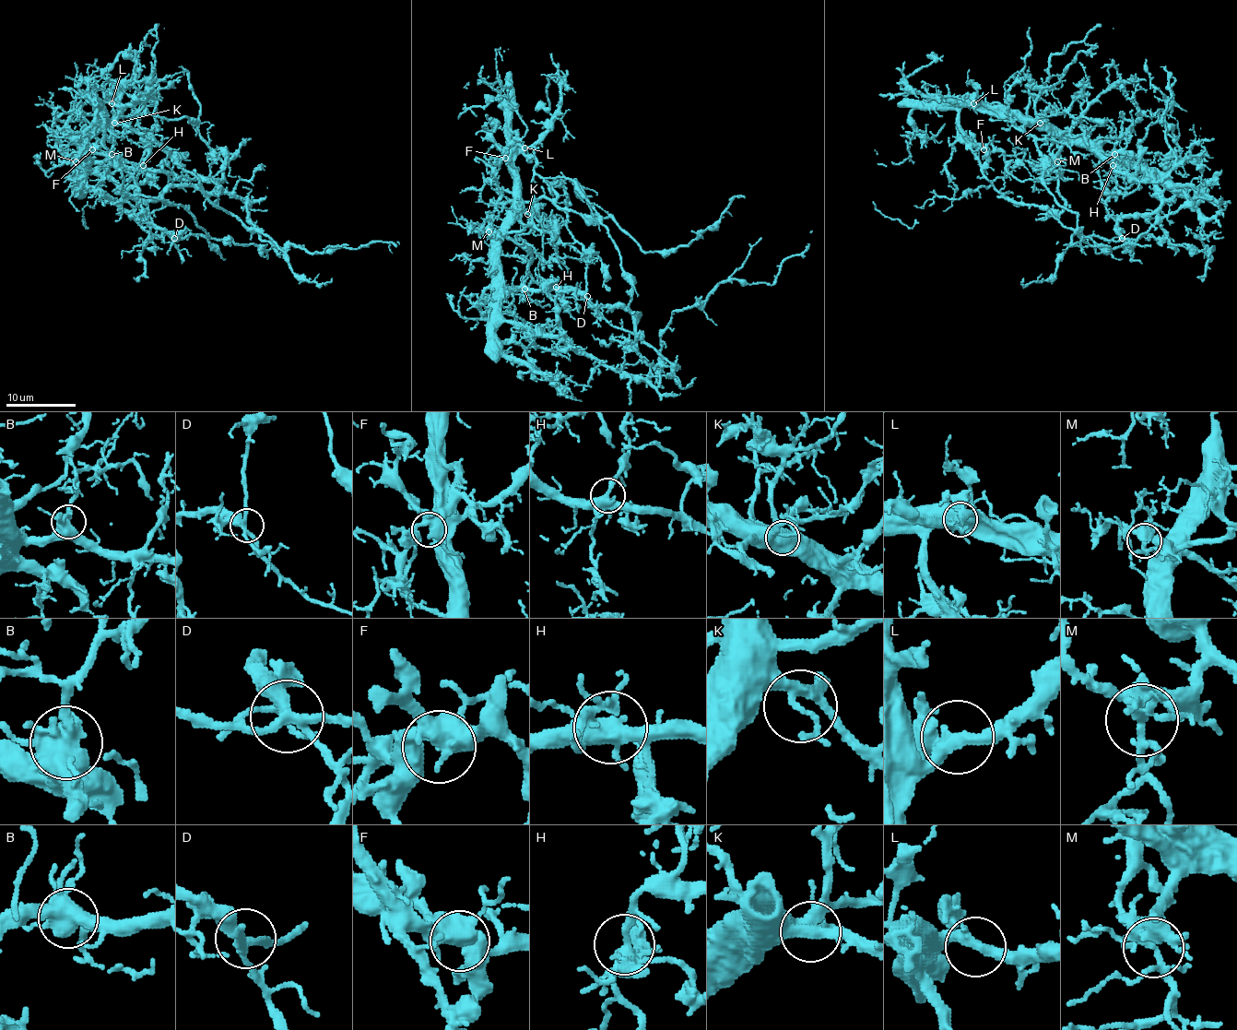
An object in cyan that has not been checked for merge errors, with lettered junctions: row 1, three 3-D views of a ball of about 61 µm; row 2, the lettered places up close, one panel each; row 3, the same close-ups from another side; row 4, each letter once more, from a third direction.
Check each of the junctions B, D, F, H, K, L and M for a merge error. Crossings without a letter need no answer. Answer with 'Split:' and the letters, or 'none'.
Split: none

